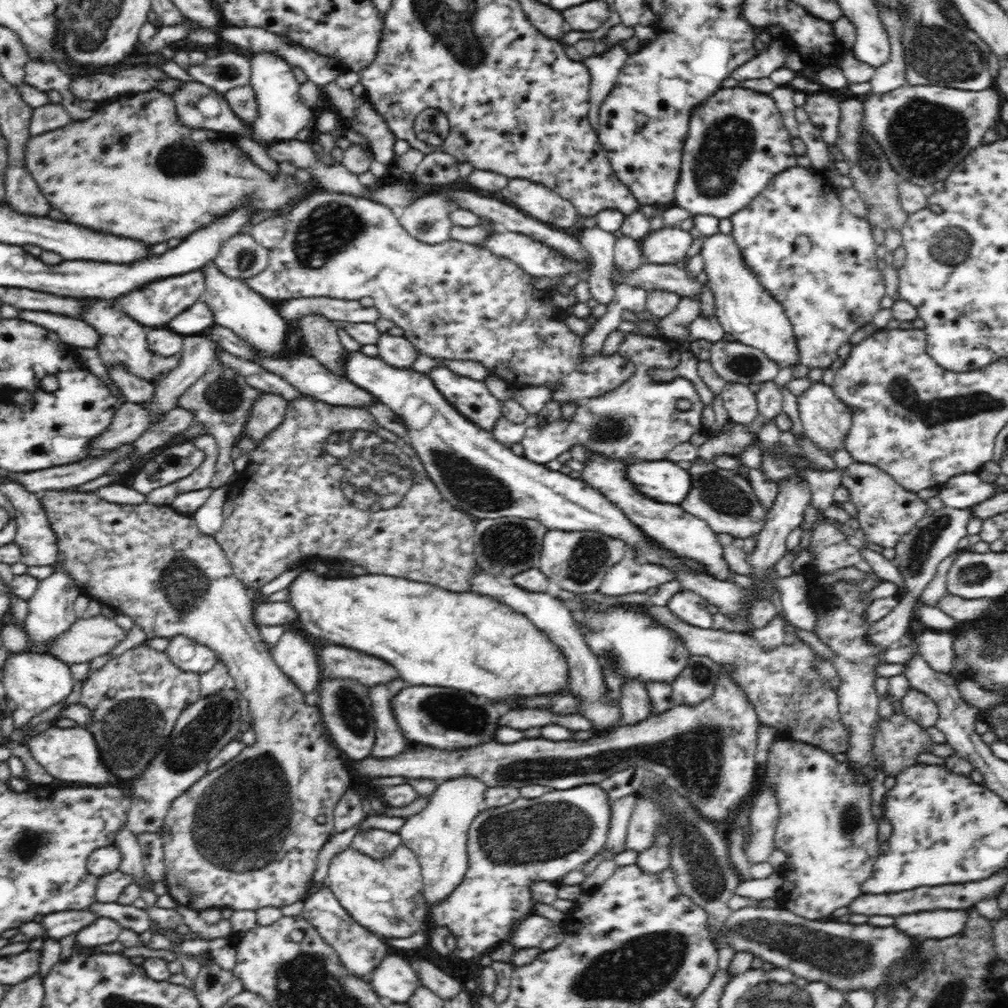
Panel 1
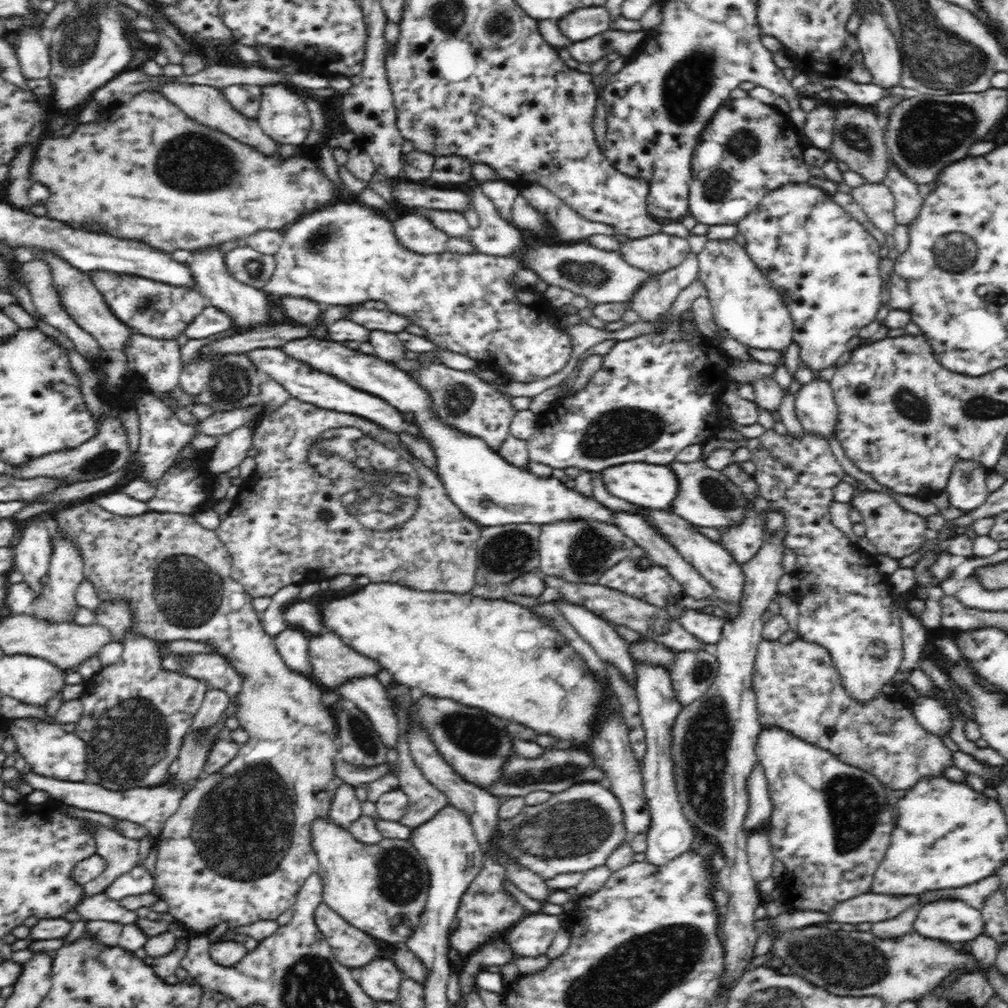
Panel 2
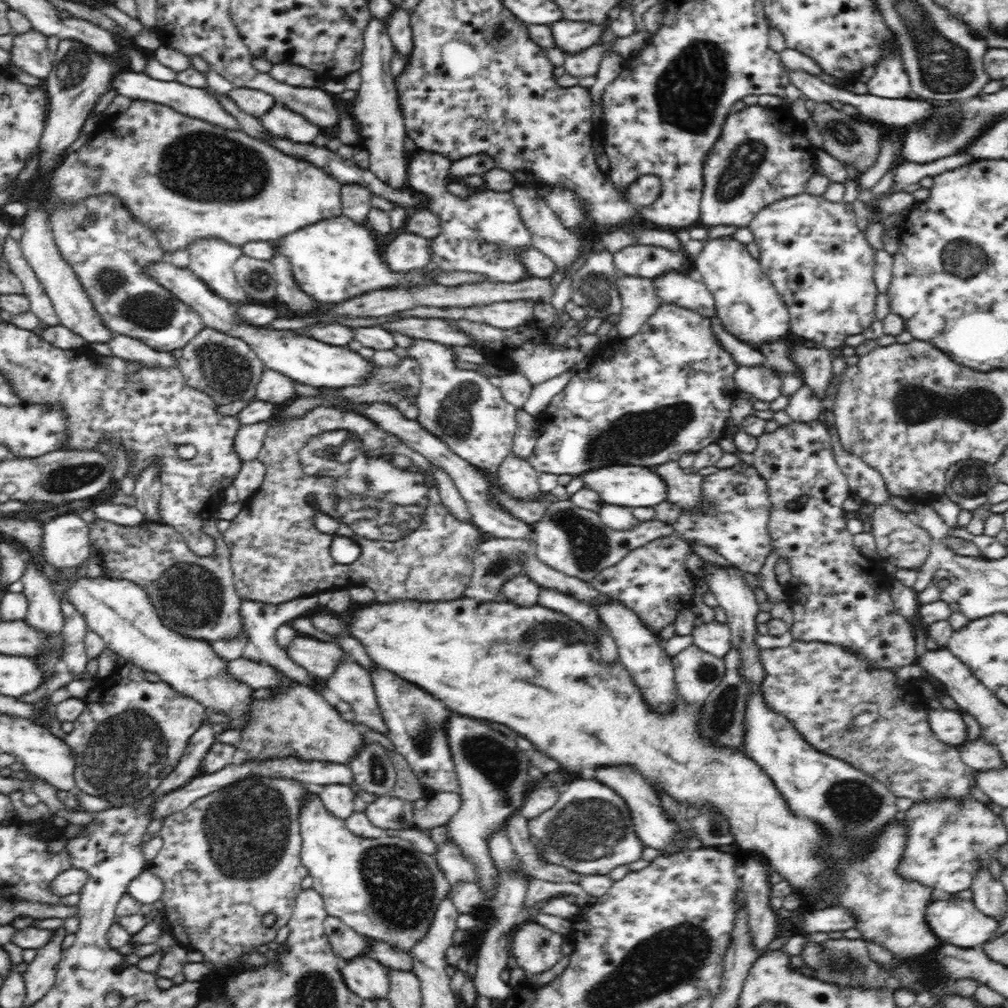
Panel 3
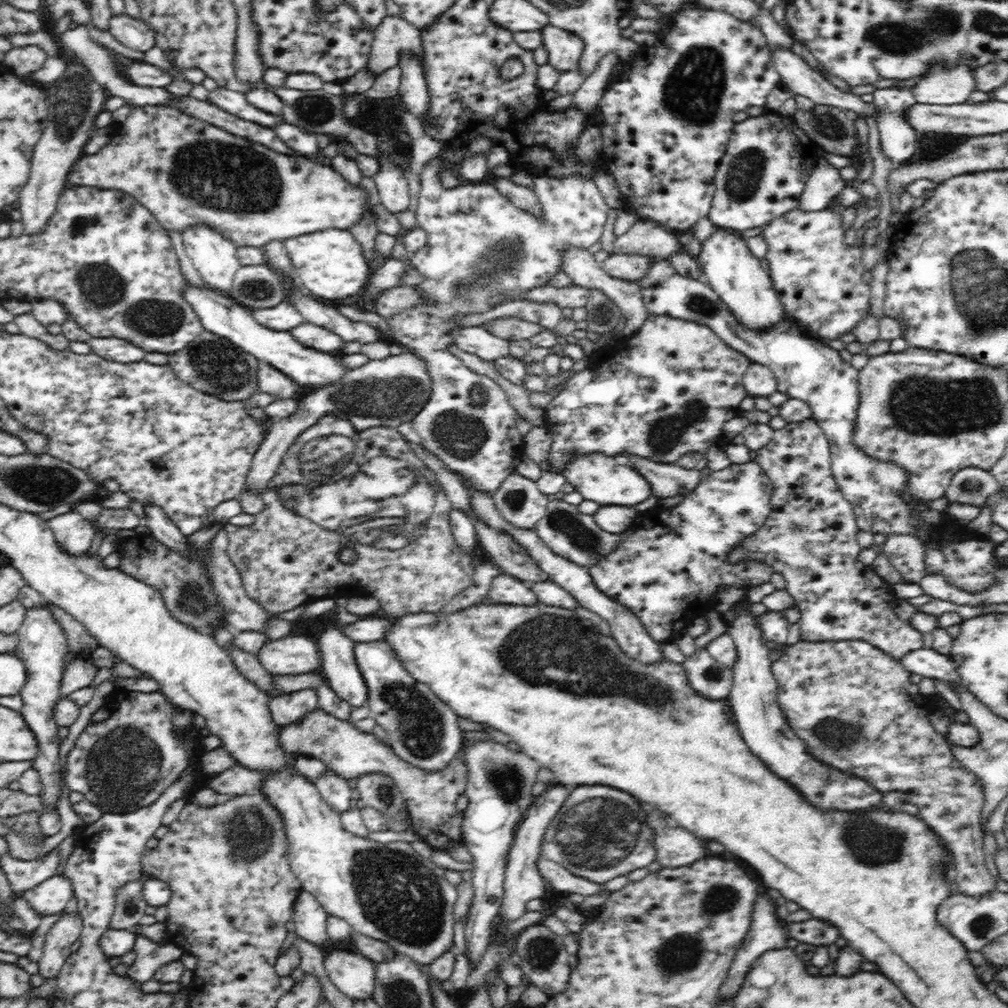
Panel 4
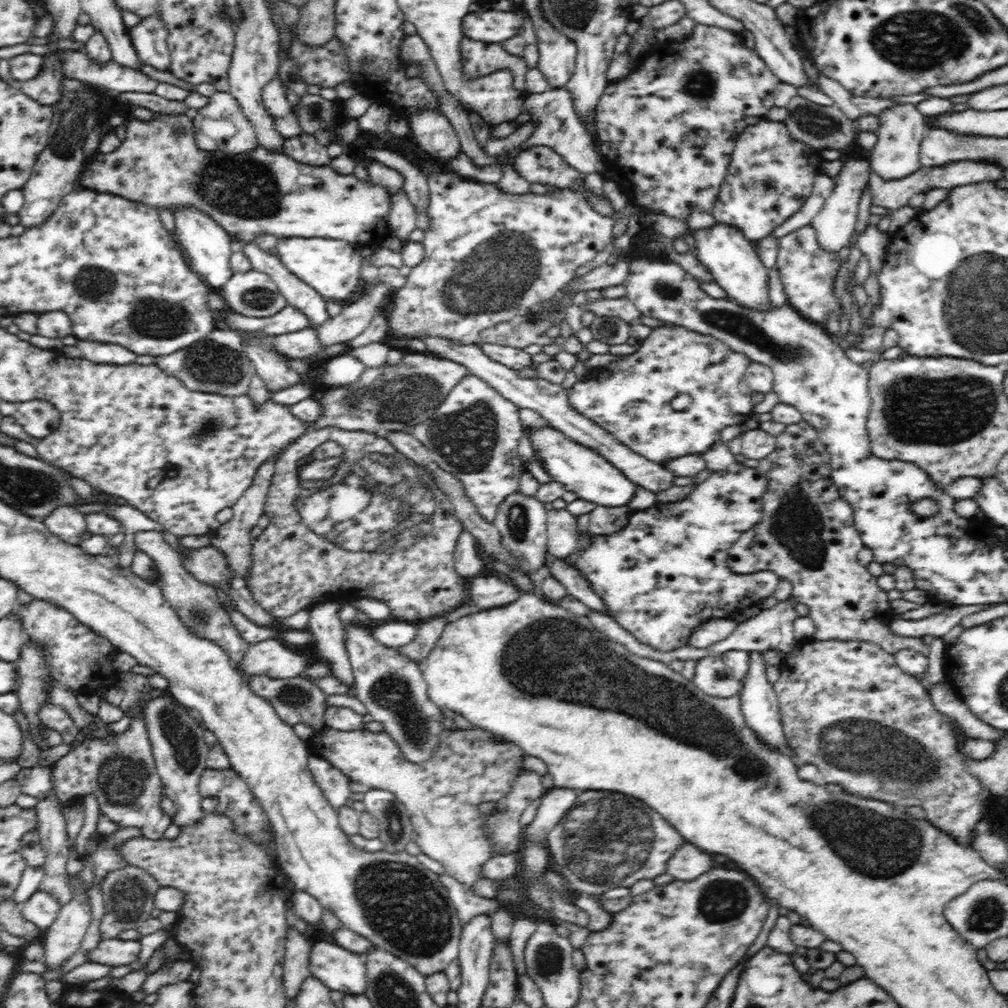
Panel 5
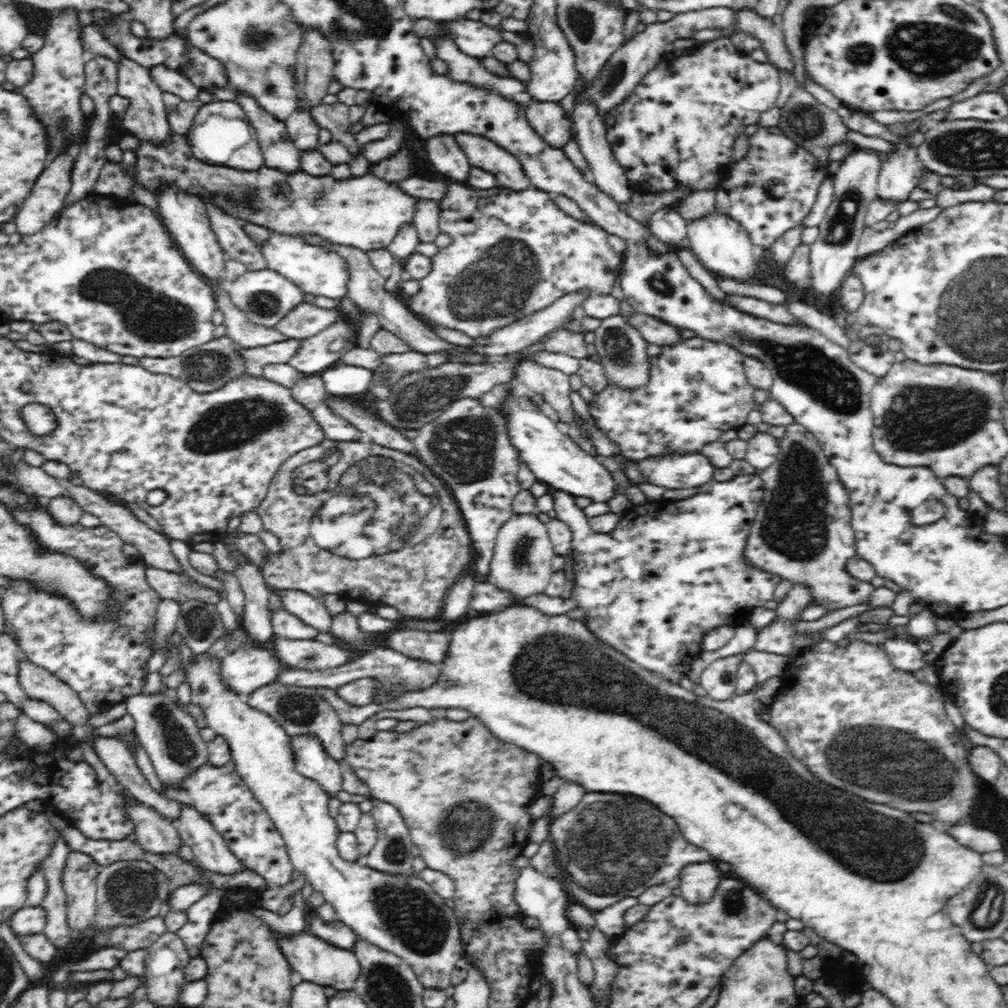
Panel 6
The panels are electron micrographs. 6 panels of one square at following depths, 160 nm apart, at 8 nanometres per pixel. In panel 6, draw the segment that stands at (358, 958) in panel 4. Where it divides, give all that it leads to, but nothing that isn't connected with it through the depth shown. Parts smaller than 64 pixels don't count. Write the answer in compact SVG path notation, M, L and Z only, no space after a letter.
M306 932L293 934L291 937L278 936L277 945L284 953L291 970L300 973L304 981L332 987L337 991L350 991L356 986L362 969L352 950L338 948Z

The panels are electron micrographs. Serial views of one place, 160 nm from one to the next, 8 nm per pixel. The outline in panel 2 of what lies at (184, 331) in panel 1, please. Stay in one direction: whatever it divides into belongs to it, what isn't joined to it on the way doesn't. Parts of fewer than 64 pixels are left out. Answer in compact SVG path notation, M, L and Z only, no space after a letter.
M209 305L188 324L184 333L189 339L200 340L200 338L224 332L224 330L228 330L231 327L234 327L232 317L224 311Z

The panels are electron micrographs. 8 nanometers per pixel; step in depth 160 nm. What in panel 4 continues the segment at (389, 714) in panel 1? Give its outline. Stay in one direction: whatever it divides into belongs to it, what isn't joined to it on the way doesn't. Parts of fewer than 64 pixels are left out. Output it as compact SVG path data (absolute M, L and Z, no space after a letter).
M330 616L330 628L319 634L317 645L321 654L321 674L328 686L354 708L365 706L368 700L368 687L355 659L355 641L349 639L334 626Z

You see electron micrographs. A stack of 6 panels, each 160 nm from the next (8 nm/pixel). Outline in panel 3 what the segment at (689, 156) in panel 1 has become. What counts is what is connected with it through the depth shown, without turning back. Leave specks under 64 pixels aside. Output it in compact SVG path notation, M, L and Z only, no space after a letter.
M746 106L726 116L719 140L702 164L704 188L700 203L699 224L713 226L748 227L762 208L805 192L806 182L815 174L813 158L818 148L806 138L805 126L799 123L790 109Z

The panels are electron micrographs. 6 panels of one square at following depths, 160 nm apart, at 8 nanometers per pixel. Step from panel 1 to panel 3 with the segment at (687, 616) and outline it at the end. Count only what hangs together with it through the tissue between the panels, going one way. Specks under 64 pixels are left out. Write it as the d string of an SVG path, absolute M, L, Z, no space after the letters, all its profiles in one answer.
M716 620L694 628L689 636L691 636L692 644L718 658L724 658L730 650L731 632L729 627Z

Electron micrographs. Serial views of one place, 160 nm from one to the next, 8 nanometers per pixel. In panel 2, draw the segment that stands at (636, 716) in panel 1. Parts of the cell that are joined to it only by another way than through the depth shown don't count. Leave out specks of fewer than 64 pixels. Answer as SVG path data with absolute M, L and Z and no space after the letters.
M558 599L554 603L559 612L562 612L562 617L594 647L601 660L612 663L634 687L636 673L634 660L628 652L629 643L616 633L613 625L583 606L566 602L564 599Z

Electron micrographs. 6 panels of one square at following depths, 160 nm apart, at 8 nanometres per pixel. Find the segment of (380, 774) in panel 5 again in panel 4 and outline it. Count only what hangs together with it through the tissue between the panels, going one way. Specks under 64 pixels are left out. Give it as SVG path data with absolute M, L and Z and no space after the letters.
M320 708L306 712L298 722L280 726L280 747L287 753L308 756L320 760L328 770L345 779L381 772L398 785L409 813L410 827L422 840L434 849L450 850L462 845L462 812L456 808L456 800L466 790L464 749L457 752L454 760L444 770L430 771L416 768L401 760L388 744L382 743L372 733L360 731L354 723L340 720Z

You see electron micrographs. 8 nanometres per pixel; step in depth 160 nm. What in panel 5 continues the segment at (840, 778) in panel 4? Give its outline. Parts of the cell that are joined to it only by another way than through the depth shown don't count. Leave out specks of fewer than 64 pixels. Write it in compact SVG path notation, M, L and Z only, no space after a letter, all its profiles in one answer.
M754 650L754 652L748 653L748 661L750 661L750 666L748 666L746 678L741 682L740 688L740 709L744 713L744 721L746 721L748 728L758 735L758 739L766 744L766 747L772 747L778 749L778 751L789 753L781 723L778 695L773 685L766 679L767 667L762 652Z

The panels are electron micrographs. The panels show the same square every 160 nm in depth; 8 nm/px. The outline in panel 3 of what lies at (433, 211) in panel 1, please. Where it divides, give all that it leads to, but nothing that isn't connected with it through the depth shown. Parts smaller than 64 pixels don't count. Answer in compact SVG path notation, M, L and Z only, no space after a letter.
M403 228L396 233L395 238L384 250L383 256L392 272L422 269L430 266L430 243L430 238L422 238Z

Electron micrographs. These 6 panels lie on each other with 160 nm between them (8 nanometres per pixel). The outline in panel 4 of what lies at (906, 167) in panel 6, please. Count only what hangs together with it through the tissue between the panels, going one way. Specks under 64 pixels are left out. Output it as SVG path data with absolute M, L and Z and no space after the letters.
M906 88L877 89L873 92L873 103L875 104L875 120L880 134L880 146L886 158L893 162L894 166L906 165L906 162L920 153L920 132L914 129L910 123L906 123L904 112L912 104L916 104L913 92Z

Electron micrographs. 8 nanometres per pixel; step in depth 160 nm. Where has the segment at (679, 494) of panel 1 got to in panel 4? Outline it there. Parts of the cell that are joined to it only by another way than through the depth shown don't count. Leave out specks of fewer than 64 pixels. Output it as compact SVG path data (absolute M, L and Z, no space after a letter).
M590 453L572 457L562 468L561 473L566 477L568 484L576 488L576 492L584 494L584 500L598 502L602 506L616 504L616 506L634 506L646 500L652 490L648 482L632 468L616 464L614 458L602 453Z

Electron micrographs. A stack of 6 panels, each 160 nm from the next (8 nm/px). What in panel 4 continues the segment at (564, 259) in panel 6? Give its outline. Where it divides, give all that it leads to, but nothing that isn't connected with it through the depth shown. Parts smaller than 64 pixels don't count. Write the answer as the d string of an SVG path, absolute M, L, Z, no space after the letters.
M439 156L430 159L420 176L416 225L425 230L429 237L426 246L411 253L408 261L412 268L424 276L424 282L416 286L423 296L421 303L405 308L386 320L394 342L406 346L408 352L424 359L432 379L430 398L411 420L414 438L419 439L423 447L435 454L451 471L459 472L468 485L476 487L480 493L486 491L488 495L494 496L508 474L515 472L520 463L525 452L523 436L517 429L517 412L508 403L504 389L488 376L474 373L461 359L448 352L448 346L454 344L450 332L461 326L454 316L486 312L496 304L522 299L524 292L549 286L554 272L562 270L562 256L568 248L588 250L592 244L599 242L610 207L593 179L582 175L540 175L534 177L534 182L541 203L541 215L532 215L502 196L492 178L480 183L469 182L458 184L456 188L446 188L439 177L440 169L445 169L446 162Z

